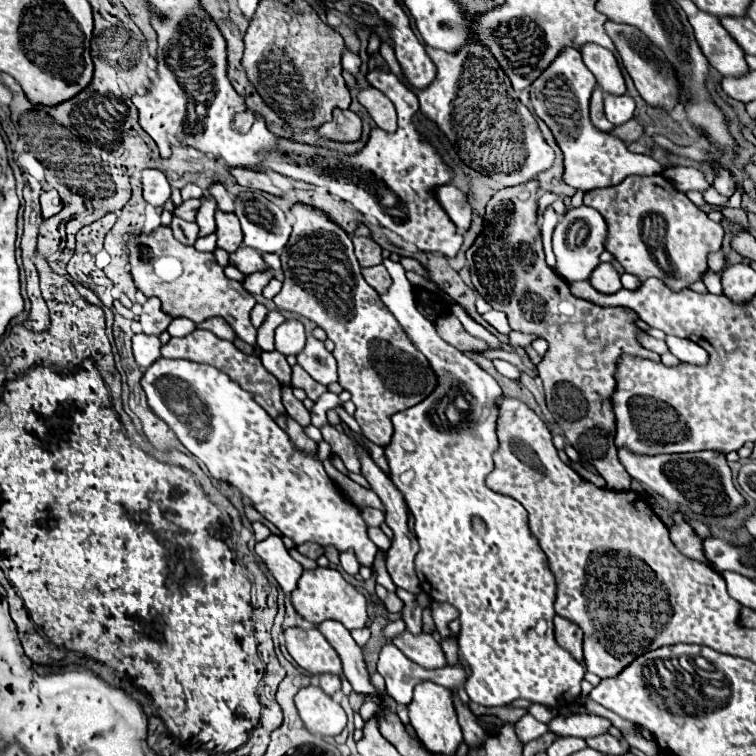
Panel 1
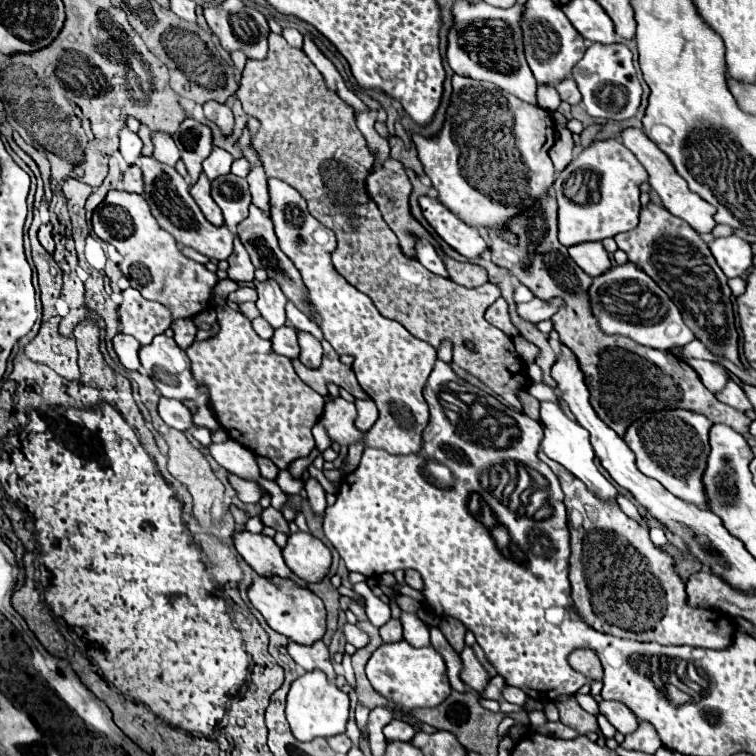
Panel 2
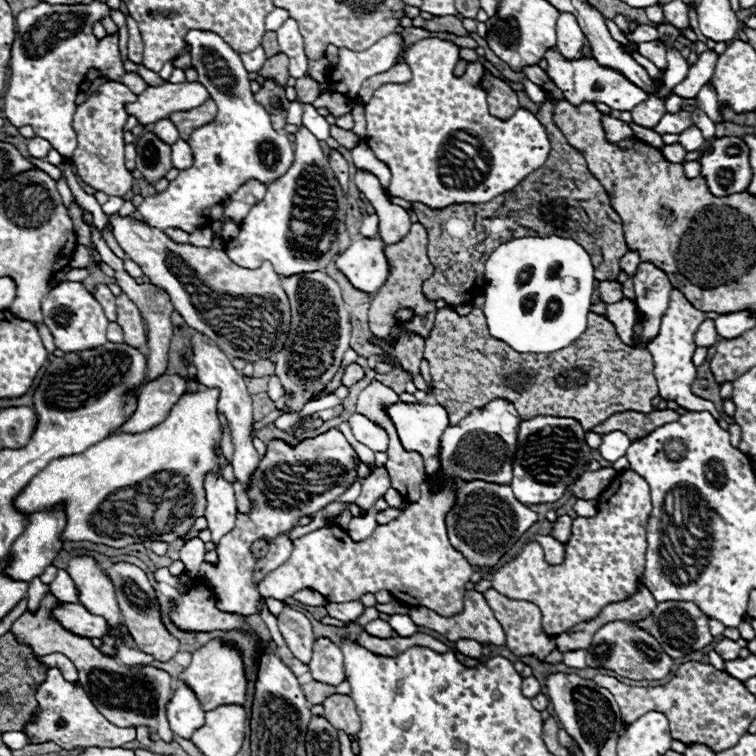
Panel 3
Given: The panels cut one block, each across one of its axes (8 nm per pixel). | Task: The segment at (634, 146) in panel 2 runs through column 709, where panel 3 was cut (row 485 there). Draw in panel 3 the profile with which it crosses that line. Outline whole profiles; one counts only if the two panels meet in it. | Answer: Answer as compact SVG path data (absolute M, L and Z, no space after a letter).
M208 472L204 476L204 490L206 490L206 520L208 530L212 532L212 542L220 540L220 536L228 534L236 522L236 498L234 488L222 474Z

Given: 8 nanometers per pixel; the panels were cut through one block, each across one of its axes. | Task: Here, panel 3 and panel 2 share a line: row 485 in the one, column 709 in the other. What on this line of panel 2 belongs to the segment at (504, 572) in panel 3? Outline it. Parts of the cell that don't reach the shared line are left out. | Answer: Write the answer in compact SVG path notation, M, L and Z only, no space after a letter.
M538 452L538 456L552 468L552 472L558 476L564 492L564 506L568 514L578 512L582 516L580 524L570 522L570 584L572 584L572 598L574 606L578 608L580 616L598 632L612 634L618 638L638 640L638 642L658 642L658 644L688 644L688 646L700 646L700 648L724 648L730 644L730 638L736 632L736 622L730 616L724 616L718 610L702 610L692 608L686 604L686 592L684 582L674 572L674 560L664 554L660 548L656 548L648 538L648 528L642 528L634 520L630 520L618 504L608 504L598 500L588 488L570 474L564 466L560 466L554 460L546 460L544 452Z

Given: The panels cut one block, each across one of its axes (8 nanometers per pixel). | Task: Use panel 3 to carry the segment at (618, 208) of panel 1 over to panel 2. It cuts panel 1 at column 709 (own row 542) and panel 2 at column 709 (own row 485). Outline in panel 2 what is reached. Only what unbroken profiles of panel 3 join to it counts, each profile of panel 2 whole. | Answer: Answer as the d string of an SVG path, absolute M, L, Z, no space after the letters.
M650 202L648 208L642 208L640 212L640 224L634 230L614 236L614 240L618 248L628 254L628 260L636 262L668 296L672 296L672 302L682 312L686 326L712 354L744 368L738 356L738 332L728 278L708 252L708 244L694 228L690 228L690 224Z

